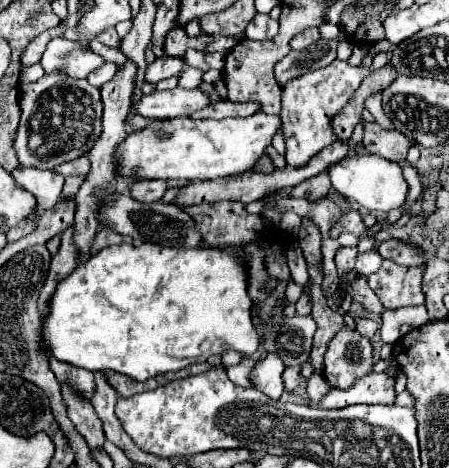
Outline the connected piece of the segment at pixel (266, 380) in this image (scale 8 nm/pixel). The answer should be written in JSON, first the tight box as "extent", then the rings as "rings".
{"extent":[250,353,284,401],"rings":[[[268,353],[254,365],[254,371],[250,371],[250,381],[254,389],[266,393],[270,399],[276,401],[284,391],[282,373],[284,373],[284,363],[278,359],[278,355]]]}

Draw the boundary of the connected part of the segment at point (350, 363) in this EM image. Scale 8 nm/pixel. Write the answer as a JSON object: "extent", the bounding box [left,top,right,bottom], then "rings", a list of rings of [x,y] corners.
{"extent":[324,325,372,387],"rings":[[[344,325],[328,343],[324,355],[324,379],[336,387],[350,387],[358,377],[372,373],[372,345],[368,337]]]}

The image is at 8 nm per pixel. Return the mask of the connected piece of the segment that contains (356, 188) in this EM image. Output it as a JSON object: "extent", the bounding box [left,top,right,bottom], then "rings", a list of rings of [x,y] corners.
{"extent":[328,153,408,211],"rings":[[[366,153],[366,155],[356,155],[356,157],[346,157],[328,169],[332,189],[336,189],[342,197],[348,201],[356,201],[368,211],[392,211],[398,209],[406,195],[408,195],[408,183],[402,177],[402,167],[394,161],[386,161],[378,155]]]}

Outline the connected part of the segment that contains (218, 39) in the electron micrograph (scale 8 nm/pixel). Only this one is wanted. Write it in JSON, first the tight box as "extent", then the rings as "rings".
{"extent":[207,36,238,55],"rings":[[[216,36],[214,37],[214,41],[207,47],[207,51],[220,52],[226,55],[236,43],[238,43],[238,40],[234,37]]]}

